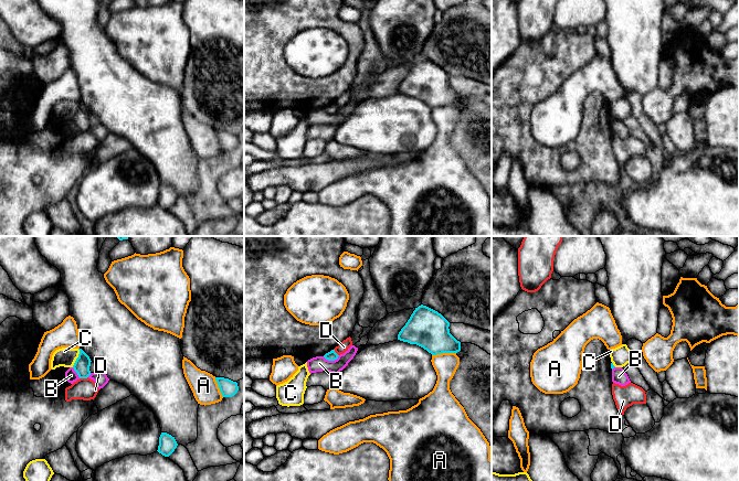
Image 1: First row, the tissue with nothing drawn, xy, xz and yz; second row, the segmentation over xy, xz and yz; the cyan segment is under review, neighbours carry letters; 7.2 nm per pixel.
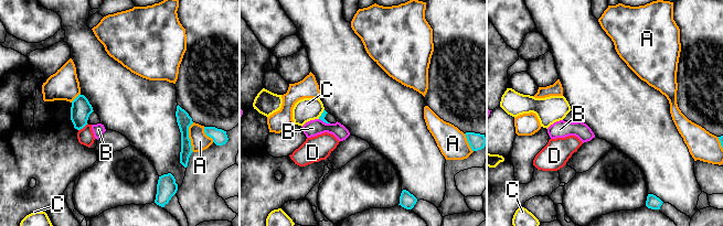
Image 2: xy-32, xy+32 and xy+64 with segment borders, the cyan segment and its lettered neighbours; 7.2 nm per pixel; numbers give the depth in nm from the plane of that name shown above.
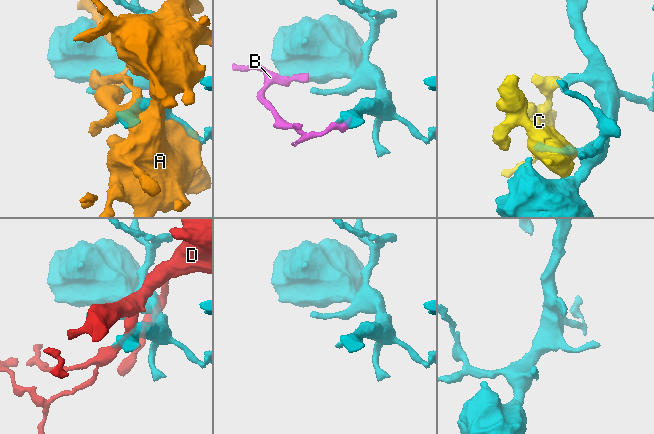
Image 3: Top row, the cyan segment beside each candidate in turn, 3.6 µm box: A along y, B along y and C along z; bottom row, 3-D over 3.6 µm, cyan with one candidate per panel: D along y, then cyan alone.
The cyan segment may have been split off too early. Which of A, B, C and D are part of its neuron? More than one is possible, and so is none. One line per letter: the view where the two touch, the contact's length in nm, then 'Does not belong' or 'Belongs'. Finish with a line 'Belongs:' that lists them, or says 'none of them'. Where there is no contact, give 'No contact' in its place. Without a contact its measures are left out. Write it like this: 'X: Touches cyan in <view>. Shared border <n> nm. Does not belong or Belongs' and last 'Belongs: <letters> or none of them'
A: Touches cyan in xz. Shared border 180 nm. Does not belong
B: Touches cyan in xz. Shared border 130 nm. Does not belong
C: Touches cyan in xy. Shared border 140 nm. Does not belong
D: Touches cyan in xy. Shared border 70 nm. Does not belong
Belongs: none of them

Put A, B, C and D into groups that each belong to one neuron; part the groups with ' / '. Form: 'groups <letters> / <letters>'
groups A / B / C / D

